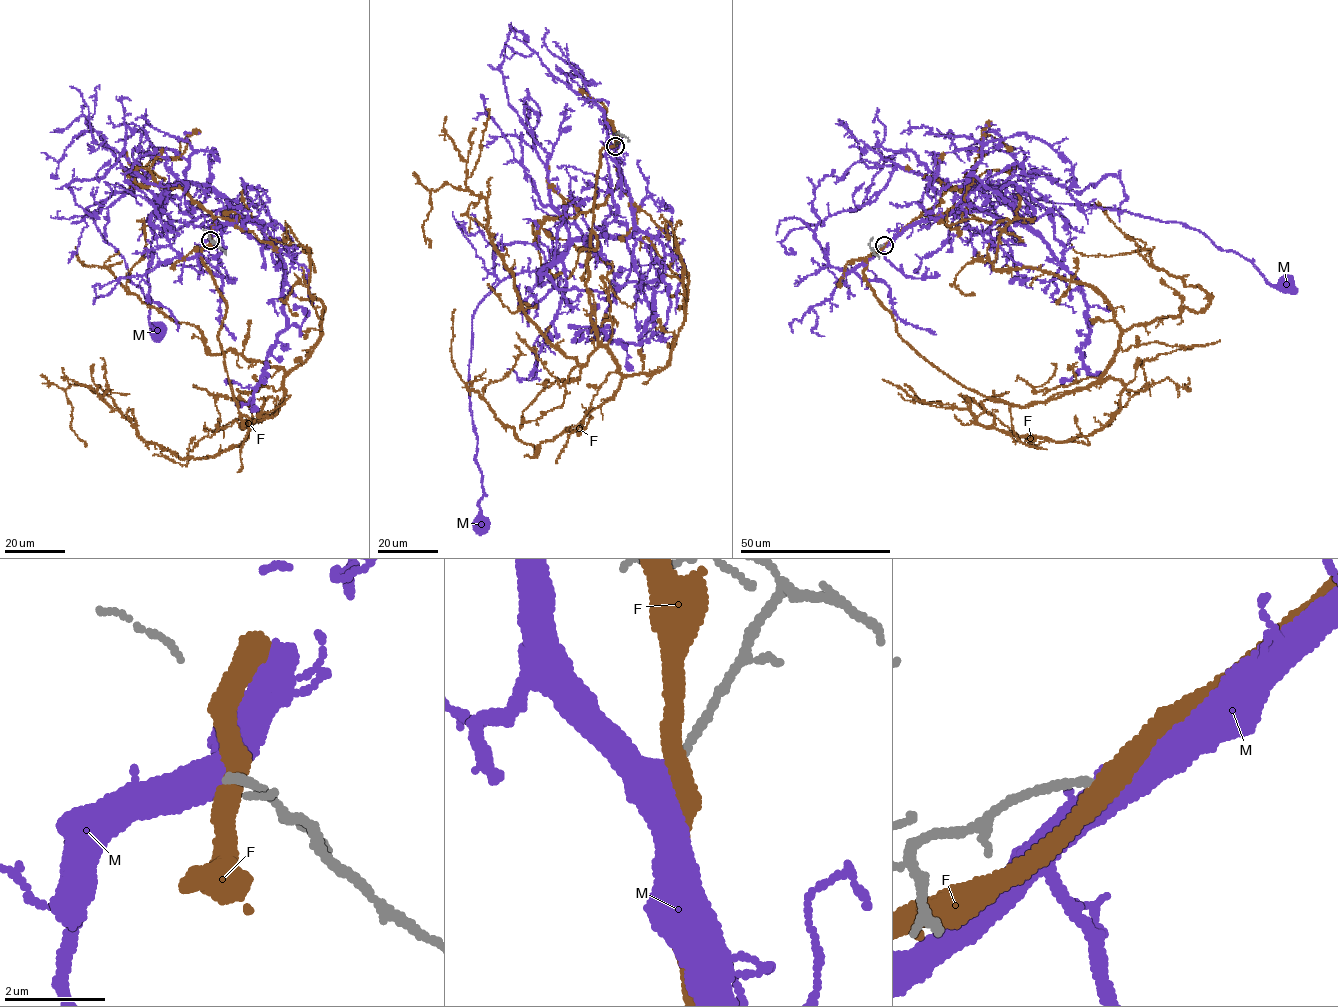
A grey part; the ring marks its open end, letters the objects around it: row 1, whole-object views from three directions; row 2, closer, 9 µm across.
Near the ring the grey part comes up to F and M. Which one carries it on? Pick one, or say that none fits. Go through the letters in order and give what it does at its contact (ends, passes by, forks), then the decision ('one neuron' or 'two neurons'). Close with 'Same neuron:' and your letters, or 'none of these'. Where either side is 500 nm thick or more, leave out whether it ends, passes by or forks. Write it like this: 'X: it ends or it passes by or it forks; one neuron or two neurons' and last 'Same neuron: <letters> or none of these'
F: it passes by; two neurons
M: one neuron
Same neuron: M

